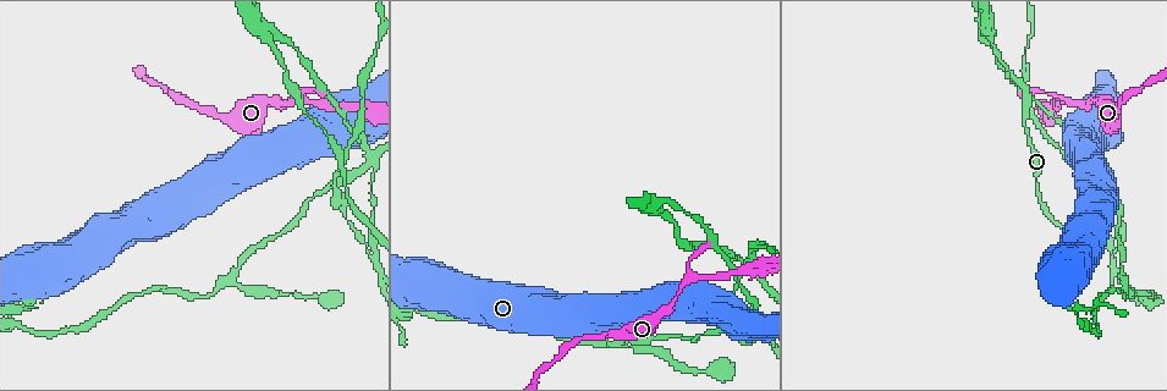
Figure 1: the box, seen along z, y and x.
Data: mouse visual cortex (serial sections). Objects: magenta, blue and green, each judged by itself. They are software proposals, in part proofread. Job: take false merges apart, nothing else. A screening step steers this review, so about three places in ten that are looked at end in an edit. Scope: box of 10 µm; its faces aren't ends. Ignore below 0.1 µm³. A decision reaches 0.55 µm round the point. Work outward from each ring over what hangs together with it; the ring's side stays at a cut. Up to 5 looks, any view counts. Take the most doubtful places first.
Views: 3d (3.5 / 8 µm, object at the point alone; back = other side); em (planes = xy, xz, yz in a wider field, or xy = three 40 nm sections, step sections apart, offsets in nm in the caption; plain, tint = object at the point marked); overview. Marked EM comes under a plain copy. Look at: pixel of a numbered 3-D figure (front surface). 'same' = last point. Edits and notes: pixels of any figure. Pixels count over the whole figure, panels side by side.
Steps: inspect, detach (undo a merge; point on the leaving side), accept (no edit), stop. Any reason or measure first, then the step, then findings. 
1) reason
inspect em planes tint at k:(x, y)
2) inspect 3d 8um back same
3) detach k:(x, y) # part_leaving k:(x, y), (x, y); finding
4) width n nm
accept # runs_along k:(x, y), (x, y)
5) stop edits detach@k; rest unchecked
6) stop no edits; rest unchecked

branch point
inspect 3d 3.5um at 1:(264, 30)

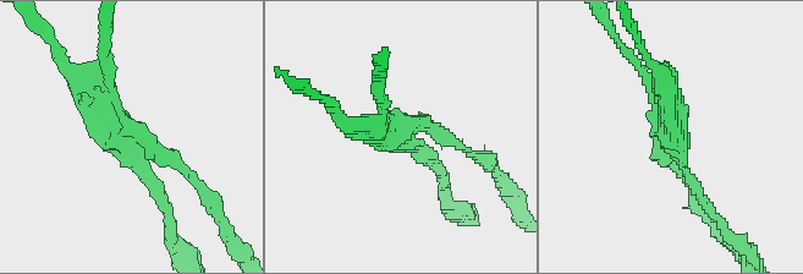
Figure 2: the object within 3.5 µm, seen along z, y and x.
arms 3; arm_widths 150, 200, 300 nm; shape alone is not enough
inspect em xy step 5 tint at 2:(670, 140)

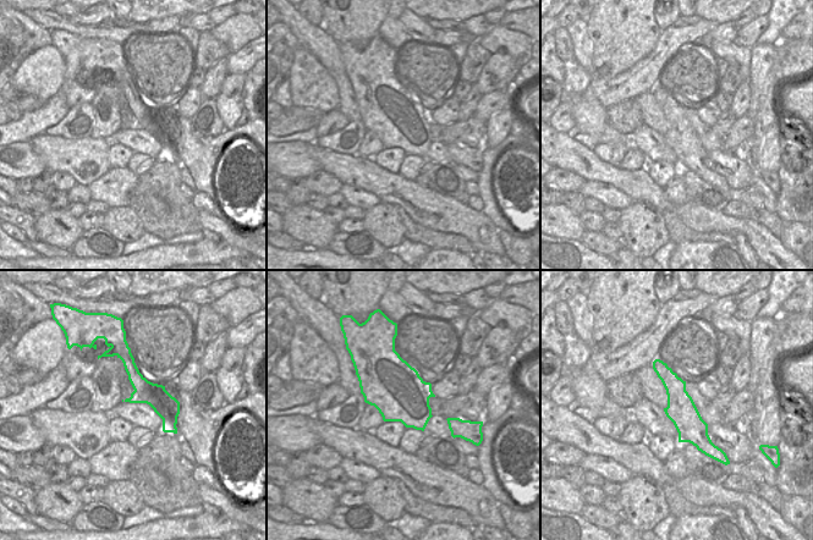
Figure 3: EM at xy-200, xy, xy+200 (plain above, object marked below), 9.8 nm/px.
inspect em xy step 2 tint same

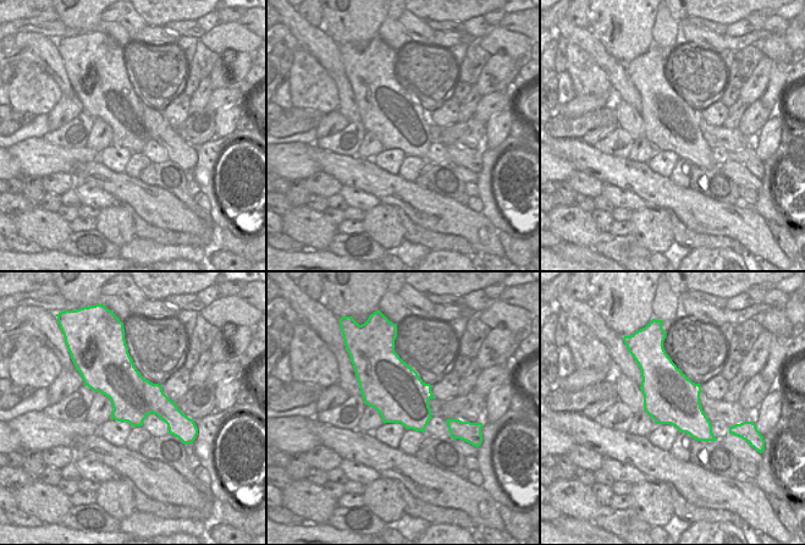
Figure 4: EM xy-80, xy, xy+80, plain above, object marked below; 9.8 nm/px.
detach 2:(176, 163) # part_leaving 2:(133, 135), (171, 158), (216, 211); a second cell is stuck on

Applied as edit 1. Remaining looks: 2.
inspect 3d 3.5um back at 1:(755, 265)

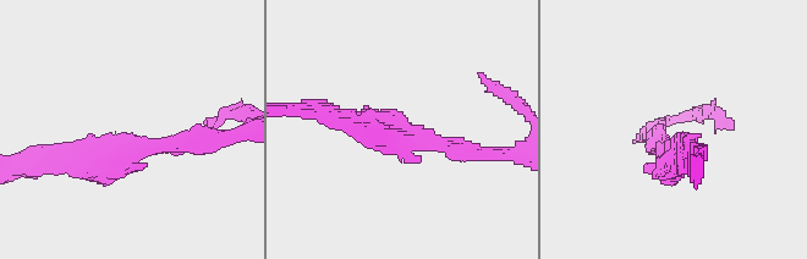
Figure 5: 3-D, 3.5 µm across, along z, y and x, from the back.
now the EM
inspect em xy step 2 tint at 5:(135, 149)

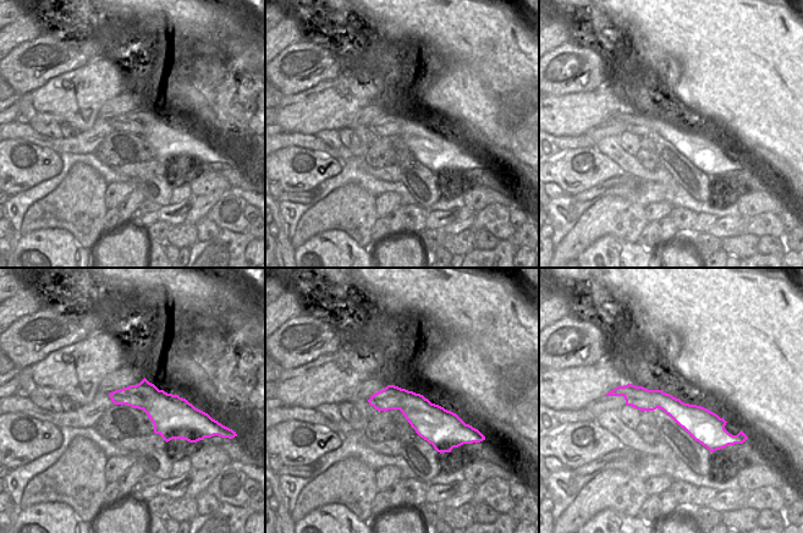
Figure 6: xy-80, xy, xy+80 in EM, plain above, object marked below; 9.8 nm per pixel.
accept # continuous, no second cell

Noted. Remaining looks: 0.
stop edits detach@2; rest unchecked

